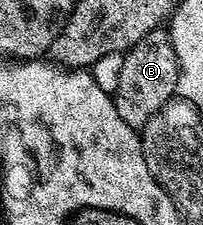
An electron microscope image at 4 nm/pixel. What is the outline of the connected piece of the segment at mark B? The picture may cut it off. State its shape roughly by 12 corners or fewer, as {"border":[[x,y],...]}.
{"border":[[170,31],[125,51],[112,97],[120,120],[142,127],[175,97]]}

